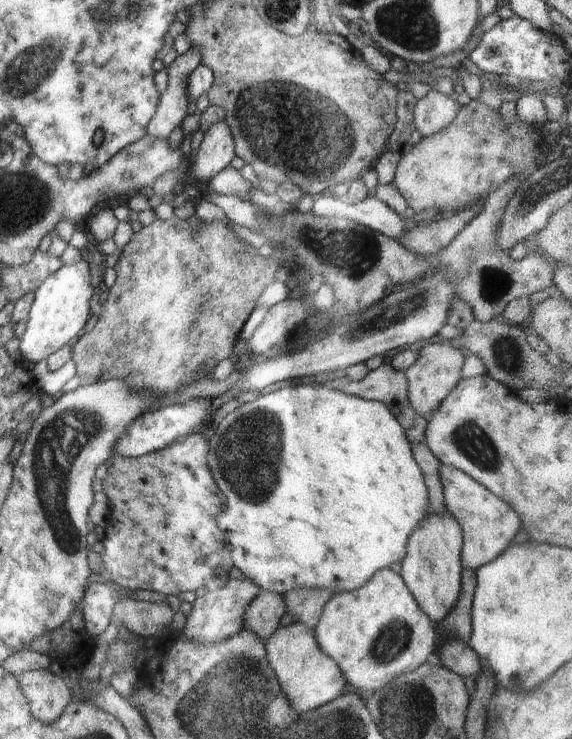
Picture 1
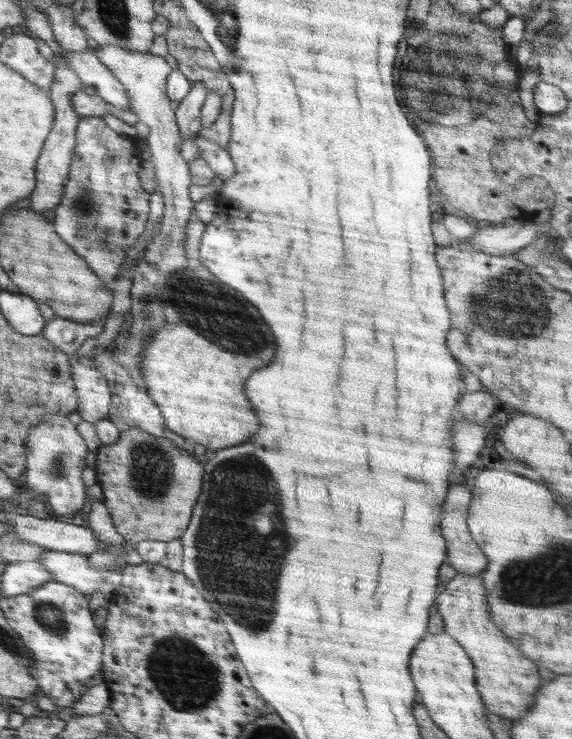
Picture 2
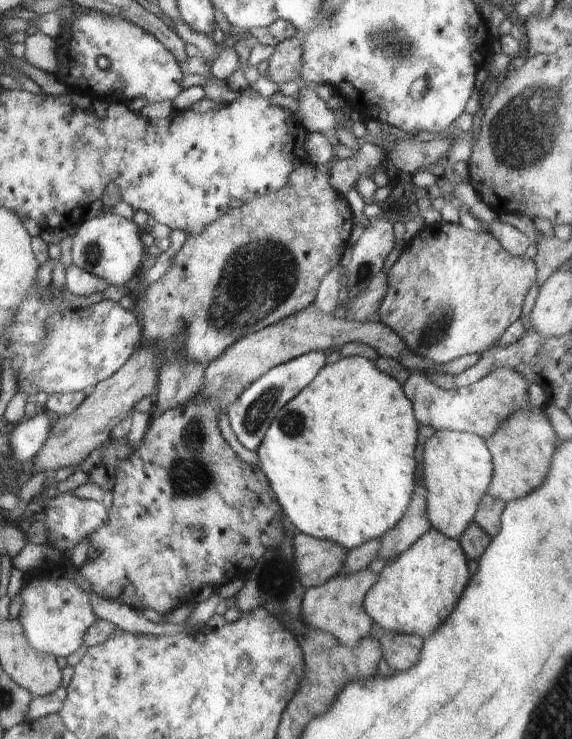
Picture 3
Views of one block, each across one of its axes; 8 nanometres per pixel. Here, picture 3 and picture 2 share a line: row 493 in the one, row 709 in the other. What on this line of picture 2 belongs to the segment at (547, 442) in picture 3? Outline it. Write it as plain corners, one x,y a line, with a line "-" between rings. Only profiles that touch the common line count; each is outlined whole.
456,573
446,582
446,590
437,595
435,604
445,622
446,634
450,634
466,650
476,666
476,686
486,708
514,722
530,710
542,680
538,676
538,666
524,658
494,626
480,576
480,573
476,576

